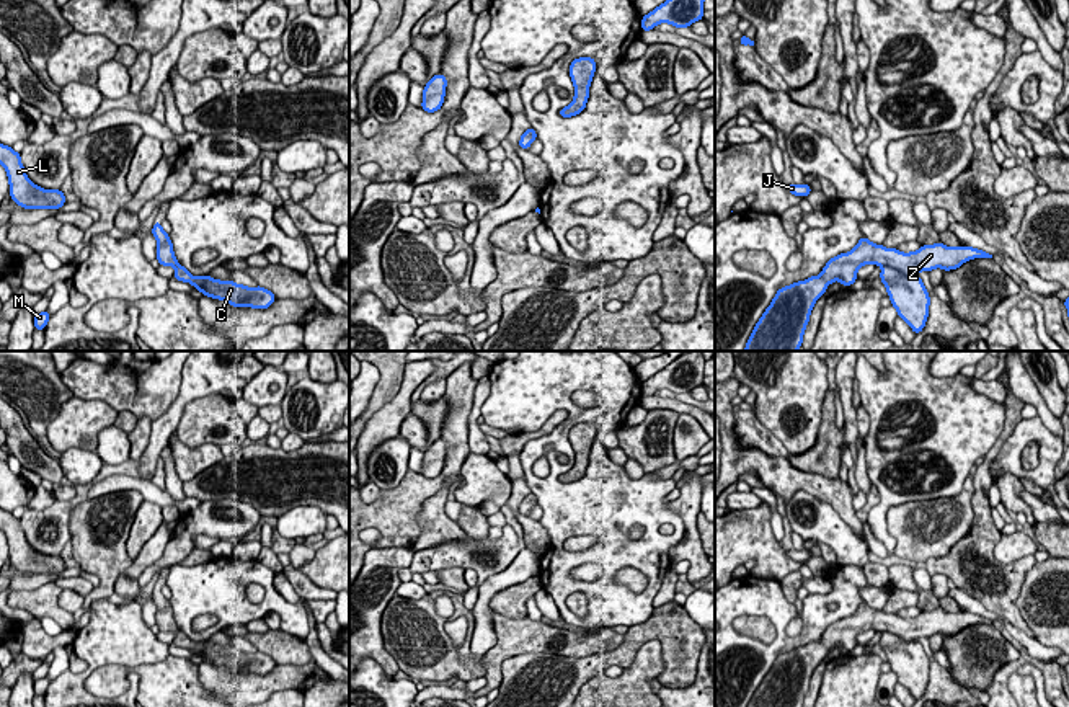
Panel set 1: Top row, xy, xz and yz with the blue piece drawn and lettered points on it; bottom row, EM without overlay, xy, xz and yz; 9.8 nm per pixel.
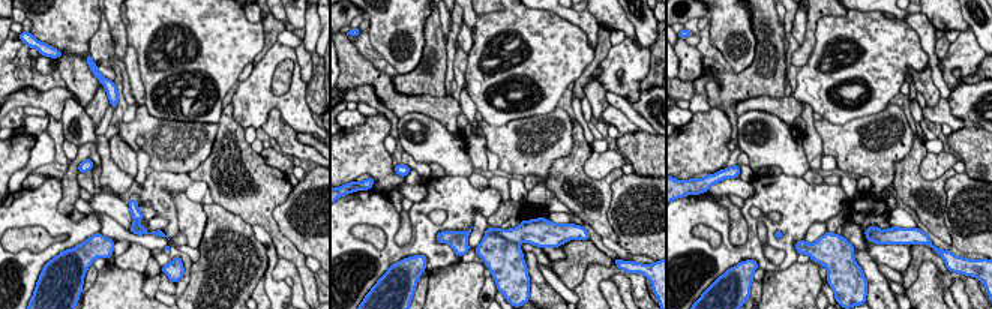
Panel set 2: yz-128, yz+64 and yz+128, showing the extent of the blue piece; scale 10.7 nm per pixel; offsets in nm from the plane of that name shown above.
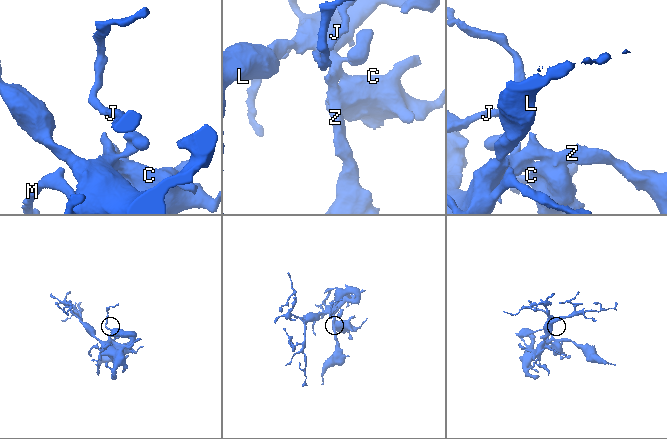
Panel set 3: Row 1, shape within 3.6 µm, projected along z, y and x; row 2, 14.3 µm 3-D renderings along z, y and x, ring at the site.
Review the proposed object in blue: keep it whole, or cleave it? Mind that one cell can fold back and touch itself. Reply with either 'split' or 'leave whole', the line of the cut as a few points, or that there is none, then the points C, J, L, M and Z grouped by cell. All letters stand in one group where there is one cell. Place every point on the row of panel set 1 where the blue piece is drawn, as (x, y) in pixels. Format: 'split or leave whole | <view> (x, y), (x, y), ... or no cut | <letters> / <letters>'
leave whole | no cut | C J L M Z

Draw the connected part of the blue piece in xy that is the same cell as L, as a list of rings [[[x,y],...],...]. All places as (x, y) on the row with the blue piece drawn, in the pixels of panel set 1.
[[[0,144],[0,165],[10,185],[10,198],[23,209],[60,209],[67,201],[62,189],[44,189],[34,185],[21,163],[20,152]]]

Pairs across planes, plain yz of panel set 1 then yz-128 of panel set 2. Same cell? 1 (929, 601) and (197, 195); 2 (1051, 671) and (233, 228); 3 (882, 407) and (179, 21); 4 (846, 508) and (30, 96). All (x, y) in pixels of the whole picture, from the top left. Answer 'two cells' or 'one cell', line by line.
1: two cells
2: two cells
3: one cell
4: one cell

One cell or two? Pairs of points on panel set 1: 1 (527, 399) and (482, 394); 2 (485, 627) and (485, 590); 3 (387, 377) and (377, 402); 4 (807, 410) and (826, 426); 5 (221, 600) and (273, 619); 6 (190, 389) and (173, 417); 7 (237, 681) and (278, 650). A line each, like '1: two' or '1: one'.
1: two
2: one
3: one
4: two
5: two
6: one
7: two

